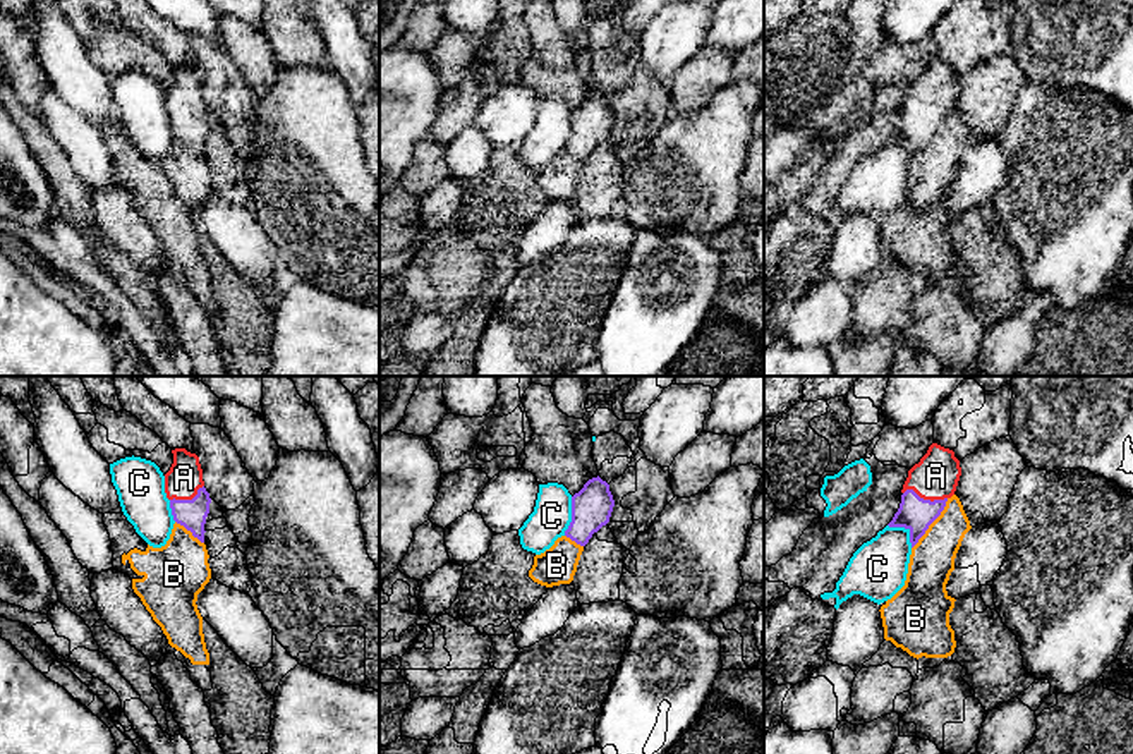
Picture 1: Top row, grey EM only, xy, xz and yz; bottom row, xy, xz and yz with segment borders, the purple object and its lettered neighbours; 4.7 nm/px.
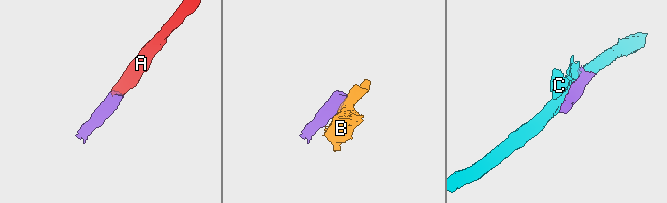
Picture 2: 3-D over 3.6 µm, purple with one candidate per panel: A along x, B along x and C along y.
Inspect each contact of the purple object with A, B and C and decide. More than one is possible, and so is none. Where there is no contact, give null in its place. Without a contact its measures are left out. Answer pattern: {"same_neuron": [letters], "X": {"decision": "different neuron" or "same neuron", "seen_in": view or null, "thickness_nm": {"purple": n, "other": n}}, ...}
{"same_neuron": ["A"], "A": {"decision": "same neuron", "seen_in": "yz", "thickness_nm": {"purple": 160, "other": 220}}, "B": {"decision": "different neuron", "seen_in": "yz", "thickness_nm": {"purple": 160, "other": 200}}, "C": {"decision": "different neuron", "seen_in": "yz", "thickness_nm": {"purple": 160, "other": 280}}}

